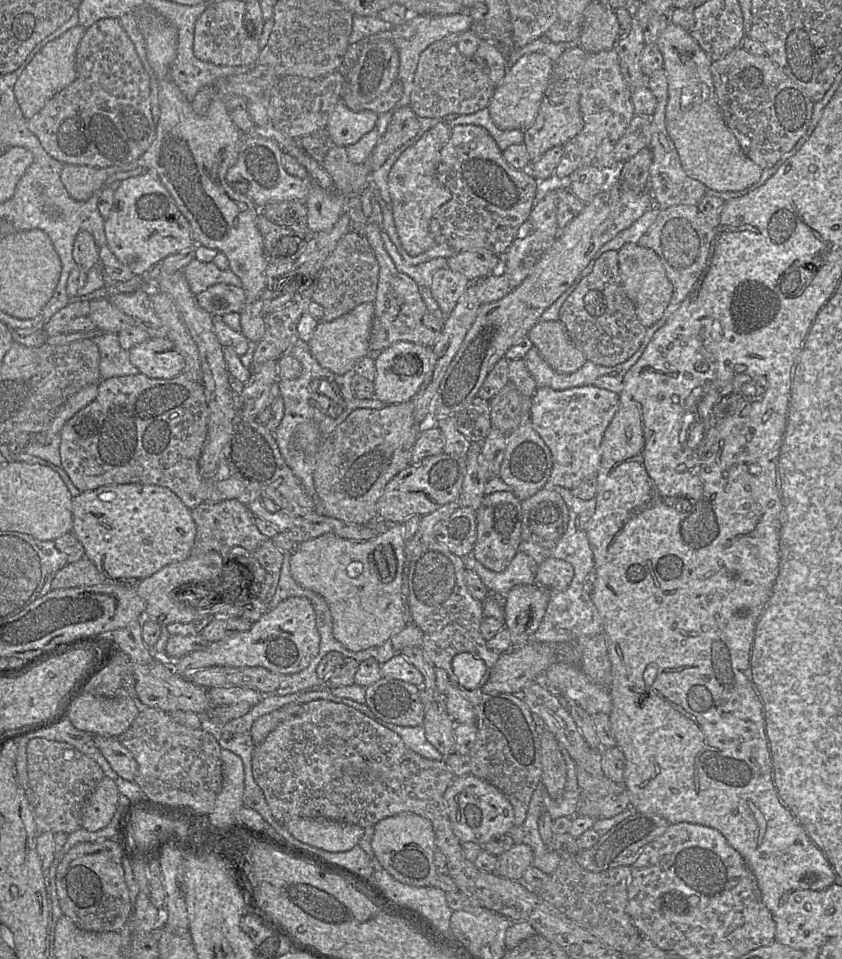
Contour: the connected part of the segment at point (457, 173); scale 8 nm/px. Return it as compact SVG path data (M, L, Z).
M453 126L450 139L440 154L437 178L450 191L451 198L433 213L429 225L431 236L436 243L448 245L456 253L483 249L504 257L520 226L529 220L533 206L548 185L541 184L528 170L513 169L504 160L502 151L488 130L481 126Z

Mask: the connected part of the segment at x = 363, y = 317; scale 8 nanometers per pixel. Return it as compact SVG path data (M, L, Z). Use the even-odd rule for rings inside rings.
M373 302L360 304L350 312L331 322L319 322L311 339L307 342L319 365L331 372L342 375L352 371L355 363L368 356L369 336L374 316Z

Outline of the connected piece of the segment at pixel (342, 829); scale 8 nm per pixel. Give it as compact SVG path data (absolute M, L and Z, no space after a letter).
M297 818L289 821L288 831L298 841L328 851L345 852L358 845L365 829L325 818Z

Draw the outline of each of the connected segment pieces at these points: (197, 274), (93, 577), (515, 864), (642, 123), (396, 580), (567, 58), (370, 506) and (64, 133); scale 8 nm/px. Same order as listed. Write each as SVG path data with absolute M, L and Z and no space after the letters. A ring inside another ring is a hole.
M193 259L182 269L191 291L197 295L215 284L230 284L242 287L240 278L231 270L221 270L211 262Z
M83 557L77 562L67 563L56 573L51 590L98 585L103 583L104 579L95 564Z
M514 844L496 857L496 874L514 881L522 881L526 869L533 863L533 851L526 844Z
M635 114L621 138L615 143L614 156L620 165L649 147L651 142L651 117Z
M394 523L366 541L352 541L327 533L296 544L292 551L290 570L293 578L301 587L325 599L333 620L333 635L348 650L357 652L381 645L406 625L401 595L407 543L403 531L403 523Z
M579 44L567 49L554 62L553 73L547 86L534 123L524 131L523 144L529 159L537 161L548 150L564 145L581 131L583 121L580 112L580 74L588 52Z
M412 400L389 404L381 409L356 409L321 442L313 481L326 516L358 525L368 525L376 519L376 503L385 486L396 474L411 465L411 450L420 433L419 425L413 419L413 411Z
M114 18L99 20L86 30L76 53L75 80L28 120L29 130L52 158L63 164L98 168L121 166L139 159L154 141L156 126L151 112L149 76L133 42Z

